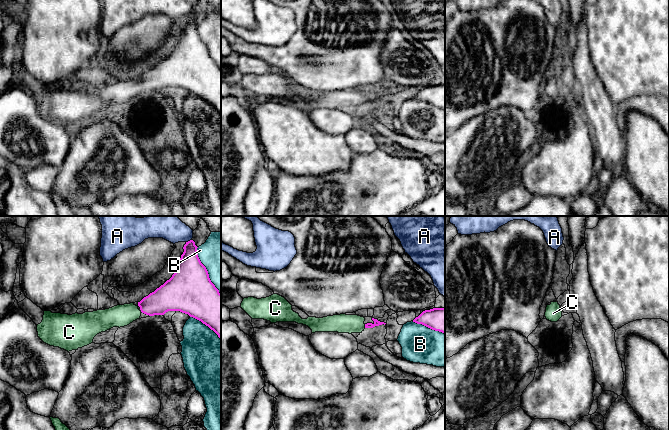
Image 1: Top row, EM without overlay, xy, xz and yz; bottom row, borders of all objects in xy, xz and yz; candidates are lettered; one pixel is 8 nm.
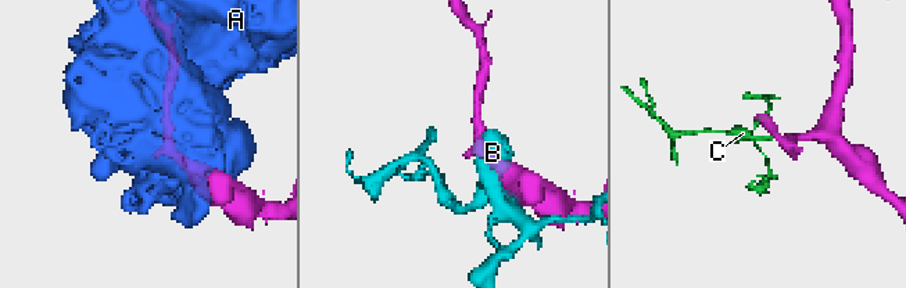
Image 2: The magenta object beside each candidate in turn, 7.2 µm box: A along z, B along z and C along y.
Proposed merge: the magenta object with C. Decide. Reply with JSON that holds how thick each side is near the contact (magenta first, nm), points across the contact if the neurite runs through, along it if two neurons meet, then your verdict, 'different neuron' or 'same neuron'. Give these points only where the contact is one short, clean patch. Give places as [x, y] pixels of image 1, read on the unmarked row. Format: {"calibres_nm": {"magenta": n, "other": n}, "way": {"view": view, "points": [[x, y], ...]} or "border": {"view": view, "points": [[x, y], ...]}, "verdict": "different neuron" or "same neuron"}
{"calibres_nm": {"magenta": 50, "other": 150}, "way": {"view": "xz", "points": [[376, 99], [365, 102], [342, 99]]}, "verdict": "same neuron"}

